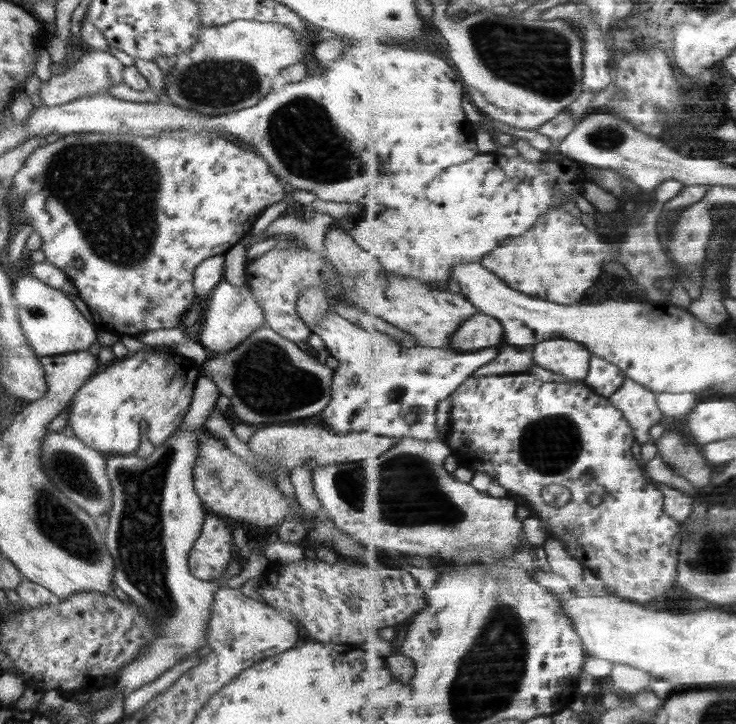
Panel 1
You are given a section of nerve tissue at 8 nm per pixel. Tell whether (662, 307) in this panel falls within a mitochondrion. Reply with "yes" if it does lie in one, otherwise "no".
no

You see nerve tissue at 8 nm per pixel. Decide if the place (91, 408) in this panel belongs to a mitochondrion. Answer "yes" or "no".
no

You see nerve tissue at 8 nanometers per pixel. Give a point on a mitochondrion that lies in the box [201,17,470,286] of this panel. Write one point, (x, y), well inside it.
(301, 130)

